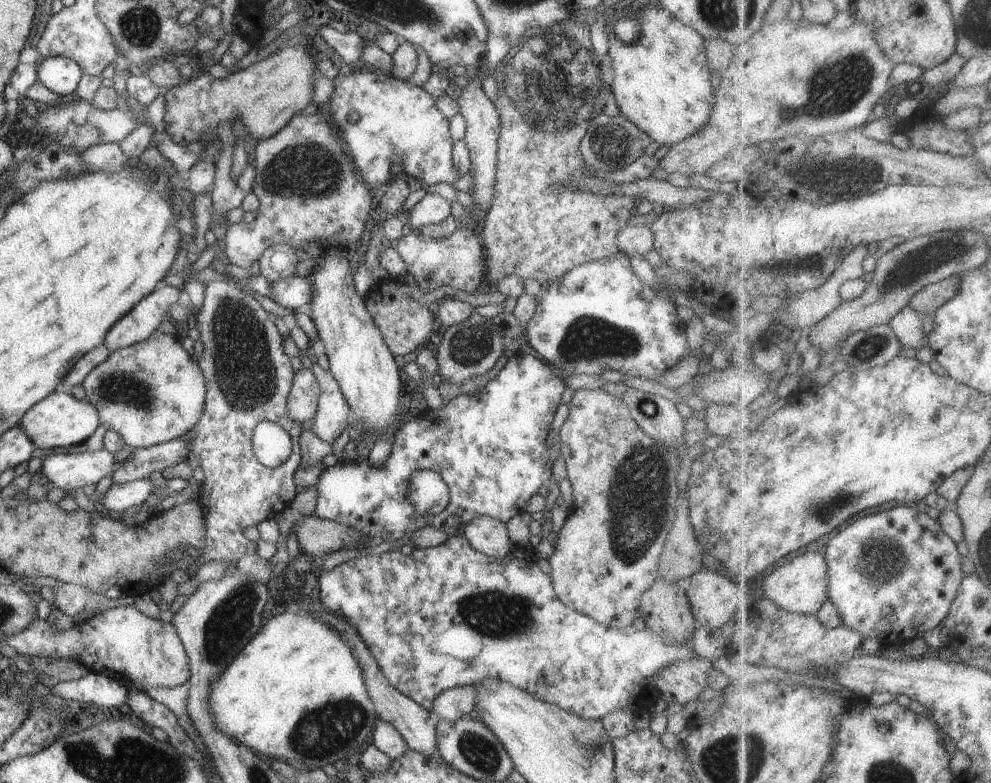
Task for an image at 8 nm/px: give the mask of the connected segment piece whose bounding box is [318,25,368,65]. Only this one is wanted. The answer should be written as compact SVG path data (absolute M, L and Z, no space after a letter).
M335 25L323 26L318 33L324 38L326 44L350 65L358 63L363 46L368 41L354 31L338 29L338 25L337 28Z

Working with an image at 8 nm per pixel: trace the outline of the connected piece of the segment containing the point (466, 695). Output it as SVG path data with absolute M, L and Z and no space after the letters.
M462 685L442 691L433 702L434 719L454 722L474 710L478 702L478 691L475 686Z

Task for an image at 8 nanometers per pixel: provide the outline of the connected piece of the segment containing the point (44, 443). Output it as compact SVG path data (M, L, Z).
M57 390L30 407L18 424L36 448L44 448L44 450L68 448L85 443L100 425L99 412L93 404Z

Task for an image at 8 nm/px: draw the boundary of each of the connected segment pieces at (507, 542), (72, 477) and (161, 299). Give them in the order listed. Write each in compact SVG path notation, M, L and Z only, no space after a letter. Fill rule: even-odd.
M487 516L475 518L467 523L464 536L474 550L489 557L502 558L514 547L506 523Z
M106 449L99 451L86 451L85 453L54 453L41 462L41 472L49 480L50 487L58 487L66 493L83 488L86 484L97 484L105 476L111 475L114 469L114 456Z
M160 281L155 289L111 326L103 340L110 352L146 340L162 321L172 320L168 308L180 300L180 290Z

